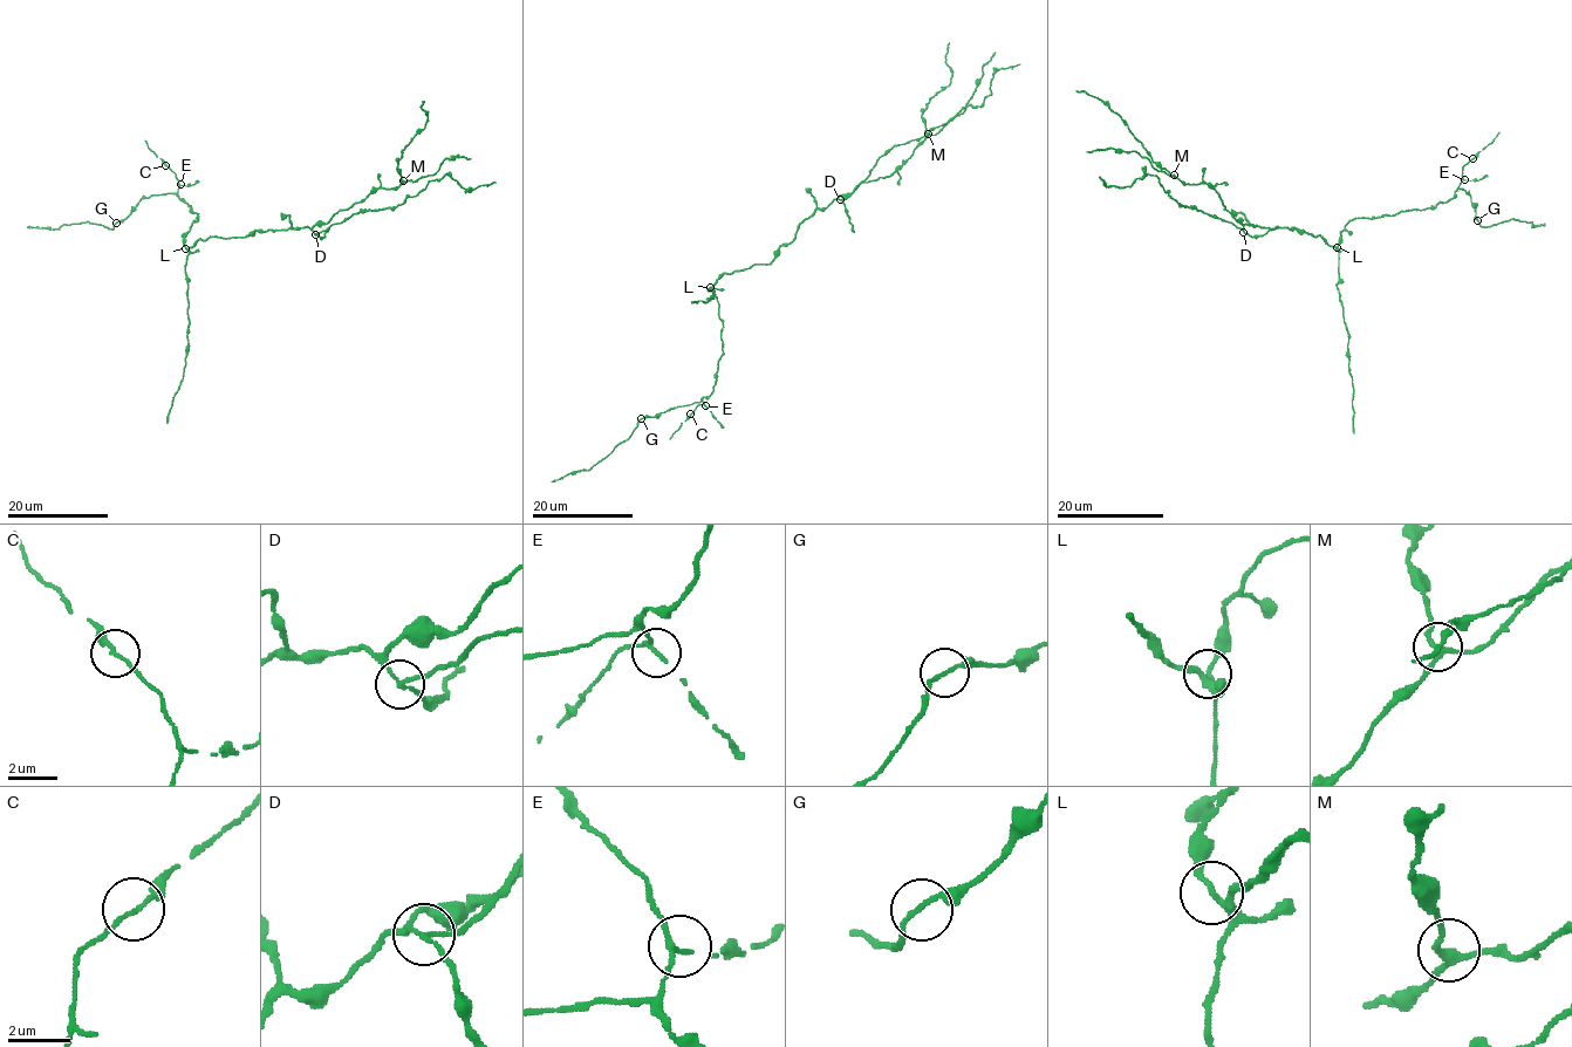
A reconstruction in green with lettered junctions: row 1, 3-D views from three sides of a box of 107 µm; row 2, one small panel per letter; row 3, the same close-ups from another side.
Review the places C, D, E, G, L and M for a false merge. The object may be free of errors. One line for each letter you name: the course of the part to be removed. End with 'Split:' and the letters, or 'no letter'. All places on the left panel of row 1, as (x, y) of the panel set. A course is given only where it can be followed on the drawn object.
D: (315, 234), (356, 213), (400, 205), (429, 182), (446, 175), (465, 192), (496, 183)
Split: D

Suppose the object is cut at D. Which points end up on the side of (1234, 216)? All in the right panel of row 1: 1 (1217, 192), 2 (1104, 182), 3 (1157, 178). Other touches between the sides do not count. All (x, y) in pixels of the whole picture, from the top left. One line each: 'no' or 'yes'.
1: yes
2: no
3: no

